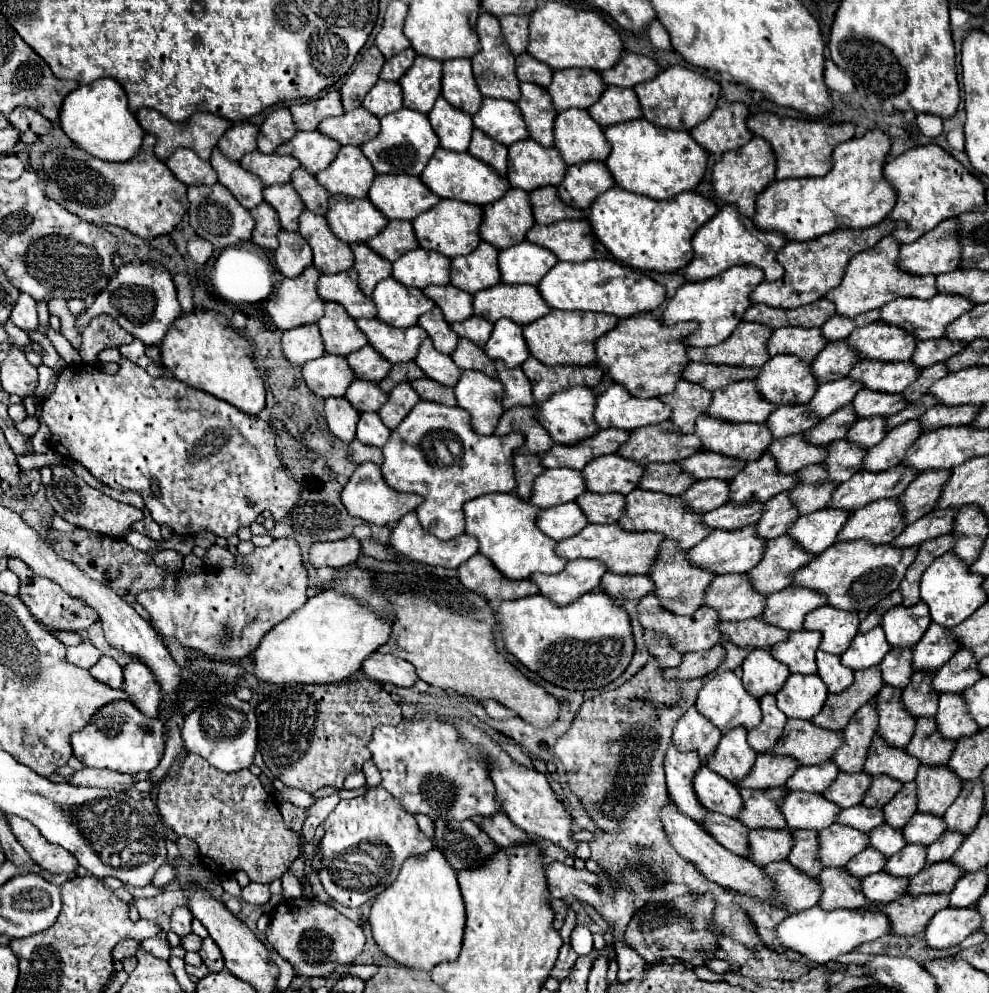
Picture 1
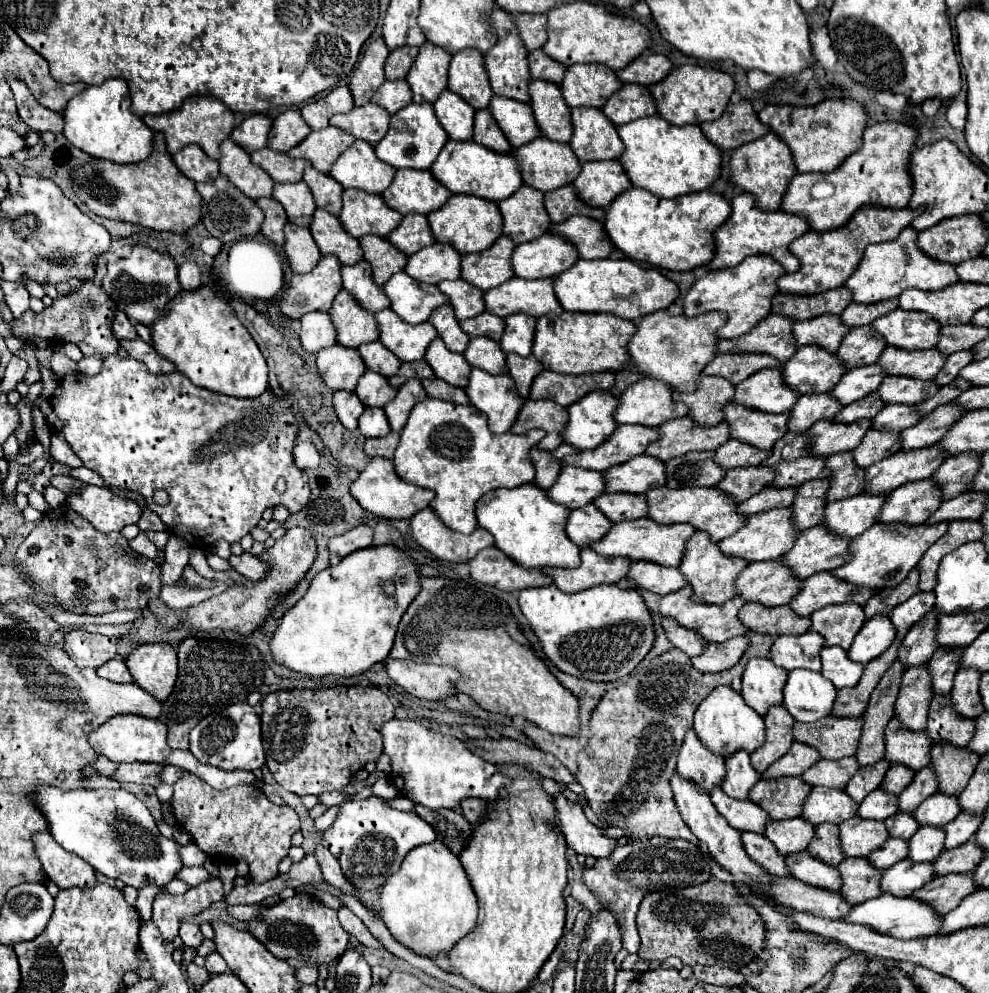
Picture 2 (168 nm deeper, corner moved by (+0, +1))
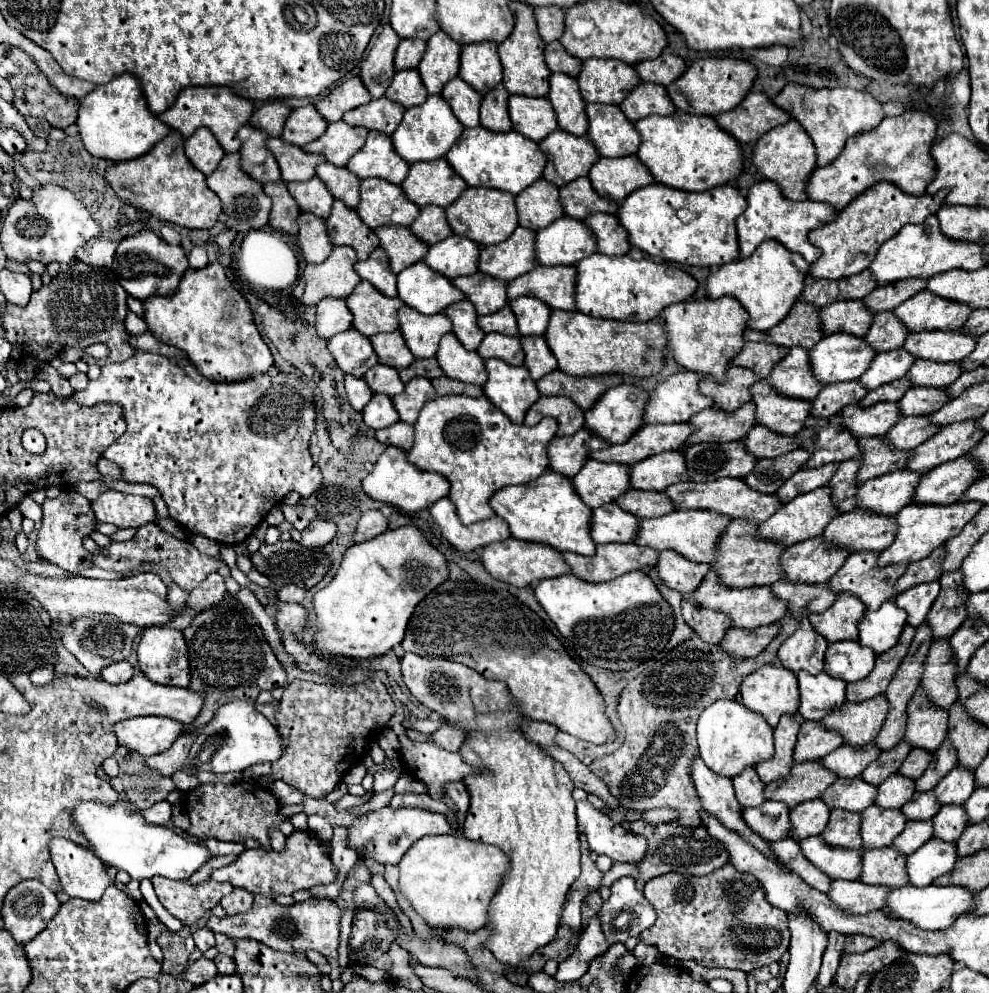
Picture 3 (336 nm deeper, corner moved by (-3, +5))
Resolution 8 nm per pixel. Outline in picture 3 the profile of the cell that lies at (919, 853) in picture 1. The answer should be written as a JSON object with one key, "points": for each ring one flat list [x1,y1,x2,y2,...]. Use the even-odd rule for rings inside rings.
{"points":[[964,805,942,807,932,821,934,821,934,837,942,841,956,841,968,827,968,815,964,815]]}

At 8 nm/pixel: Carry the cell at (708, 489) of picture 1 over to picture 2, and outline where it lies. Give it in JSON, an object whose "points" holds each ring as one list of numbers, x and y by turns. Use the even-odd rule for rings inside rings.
{"points":[[743,467,743,469,729,469,717,489,729,495,735,503,749,499,751,495,759,493,769,481,773,479,773,471,769,467]]}

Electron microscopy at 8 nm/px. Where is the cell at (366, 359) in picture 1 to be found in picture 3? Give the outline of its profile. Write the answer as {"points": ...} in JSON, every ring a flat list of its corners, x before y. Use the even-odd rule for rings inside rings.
{"points":[[400,331,372,335,370,341,378,355,378,361,384,365,390,365,394,369,404,369,414,361,414,355,412,355,412,351,408,351]]}

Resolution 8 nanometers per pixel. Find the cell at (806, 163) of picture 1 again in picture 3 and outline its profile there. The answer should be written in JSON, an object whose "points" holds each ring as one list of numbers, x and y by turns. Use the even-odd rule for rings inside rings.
{"points":[[790,83,786,85,774,103,788,111,810,135,818,153,818,167,830,165,846,145,846,139,858,133,866,133,876,127,884,119,884,109,878,99,874,99,868,91,858,91,850,87,836,89,814,89,808,85]]}

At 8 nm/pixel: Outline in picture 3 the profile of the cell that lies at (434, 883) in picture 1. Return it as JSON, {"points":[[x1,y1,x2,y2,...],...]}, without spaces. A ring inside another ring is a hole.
{"points":[[462,835,424,837,416,841,398,863,400,893,408,897,418,915,432,929,462,927,476,931,488,923,488,903,496,895,500,875,508,871,508,859,498,847,468,843]]}

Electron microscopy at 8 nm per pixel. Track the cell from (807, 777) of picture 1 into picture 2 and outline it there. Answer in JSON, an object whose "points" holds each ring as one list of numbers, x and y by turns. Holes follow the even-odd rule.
{"points":[[845,757,837,761,819,759,801,775,801,779,811,787,819,785,819,787,829,787,829,789,843,789,857,769,859,769,859,763,855,757]]}

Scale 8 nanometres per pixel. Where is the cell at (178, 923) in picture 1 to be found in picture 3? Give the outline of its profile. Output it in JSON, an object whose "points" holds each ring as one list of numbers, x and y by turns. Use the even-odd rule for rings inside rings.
{"points":[[206,927,204,929,198,929,194,935,194,941,196,941,196,947,204,953,206,949,210,949,210,947,214,947,216,943,214,943,214,933,212,931,206,931]]}

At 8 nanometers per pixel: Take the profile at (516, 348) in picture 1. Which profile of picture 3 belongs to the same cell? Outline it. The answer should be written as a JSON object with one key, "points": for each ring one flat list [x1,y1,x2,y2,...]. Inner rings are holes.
{"points":[[524,295,524,299,516,299,516,303,510,303,510,307,518,319,518,329,522,337,542,335,546,331,552,309,544,307,540,299,532,299]]}

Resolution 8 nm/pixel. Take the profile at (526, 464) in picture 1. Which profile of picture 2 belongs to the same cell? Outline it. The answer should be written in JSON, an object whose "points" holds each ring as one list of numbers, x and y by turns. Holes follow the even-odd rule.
{"points":[[539,449,531,451,531,459,533,459,533,467,535,467,533,483,539,489,549,489,555,483,557,475,559,475,561,461,553,459,547,451,539,451]]}

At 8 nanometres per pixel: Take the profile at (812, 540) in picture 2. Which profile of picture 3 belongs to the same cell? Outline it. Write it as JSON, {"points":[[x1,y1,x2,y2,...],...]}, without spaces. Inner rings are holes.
{"points":[[850,511,834,517,828,527,824,529,822,537,828,541,832,547,844,547,850,549,852,553,856,551,884,551,892,539,896,539,896,523,892,523,896,515,888,515,888,519,882,519,882,515,872,515,872,511]]}

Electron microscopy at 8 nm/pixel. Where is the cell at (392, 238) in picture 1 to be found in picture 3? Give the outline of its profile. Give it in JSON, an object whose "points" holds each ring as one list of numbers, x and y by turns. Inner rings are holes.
{"points":[[436,205,422,207,418,219,410,225,410,229,416,237,426,241,428,245,434,245,434,243,452,235,452,229,446,219,446,209,436,207]]}

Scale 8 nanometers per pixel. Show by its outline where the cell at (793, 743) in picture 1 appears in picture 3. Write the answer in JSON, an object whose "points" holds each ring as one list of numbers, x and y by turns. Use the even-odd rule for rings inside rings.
{"points":[[884,695,872,697,864,703,842,703,840,709,830,711,822,723,828,729,842,733,848,745,866,745,876,739,888,715,888,699]]}

